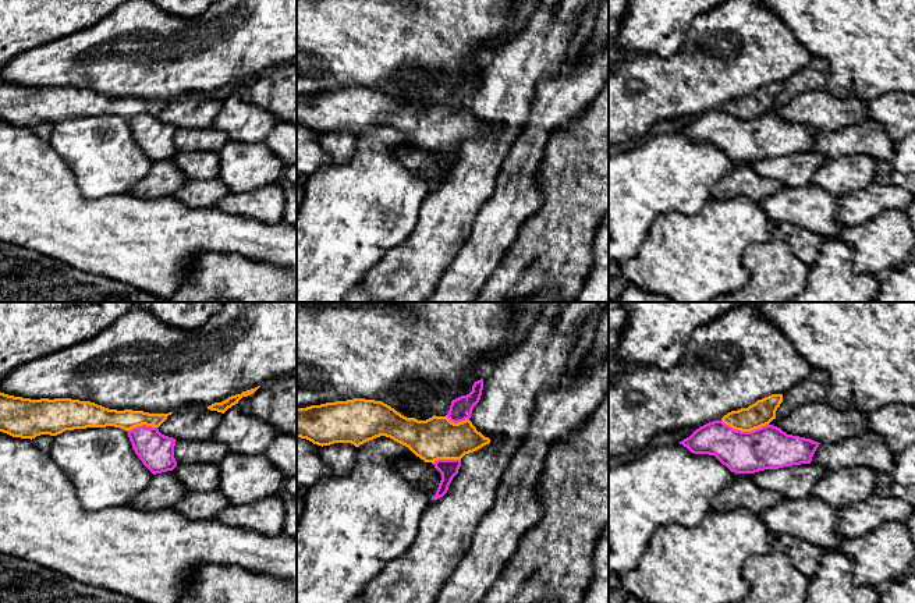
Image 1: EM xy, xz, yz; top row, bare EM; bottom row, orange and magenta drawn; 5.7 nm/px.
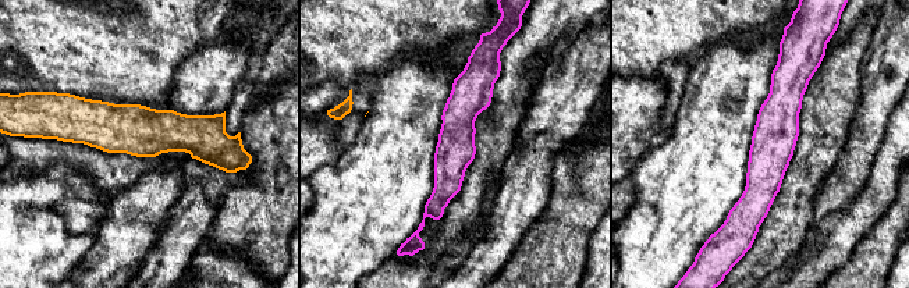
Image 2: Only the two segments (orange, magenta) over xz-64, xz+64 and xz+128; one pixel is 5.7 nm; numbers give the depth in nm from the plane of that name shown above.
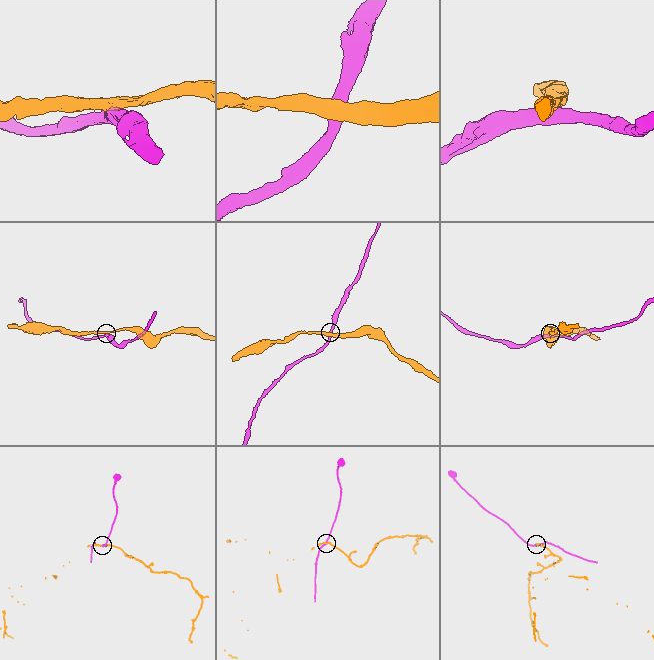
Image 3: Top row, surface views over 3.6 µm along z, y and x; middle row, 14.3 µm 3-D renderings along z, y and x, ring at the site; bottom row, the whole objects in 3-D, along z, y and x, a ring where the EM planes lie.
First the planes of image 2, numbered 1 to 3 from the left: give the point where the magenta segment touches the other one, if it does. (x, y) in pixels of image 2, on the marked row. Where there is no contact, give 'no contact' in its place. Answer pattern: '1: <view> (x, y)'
1: no contact
2: no contact
3: no contact

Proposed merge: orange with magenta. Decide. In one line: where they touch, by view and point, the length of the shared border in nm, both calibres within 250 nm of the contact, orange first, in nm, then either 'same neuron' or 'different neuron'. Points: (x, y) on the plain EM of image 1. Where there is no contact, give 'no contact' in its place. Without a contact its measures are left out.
yz (745, 119) | 280 nm | 150/260 nm | different neuron

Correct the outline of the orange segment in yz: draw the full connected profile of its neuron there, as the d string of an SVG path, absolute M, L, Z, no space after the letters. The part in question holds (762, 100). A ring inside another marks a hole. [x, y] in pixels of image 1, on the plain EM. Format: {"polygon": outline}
{"polygon": "M772 82L758 88L748 96L728 100L721 106L721 109L735 118L752 120L769 113L773 107L776 107L776 99L781 91L783 82Z"}

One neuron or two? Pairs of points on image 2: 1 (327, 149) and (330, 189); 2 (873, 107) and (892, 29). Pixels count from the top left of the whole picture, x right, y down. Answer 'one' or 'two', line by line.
1: two
2: one

